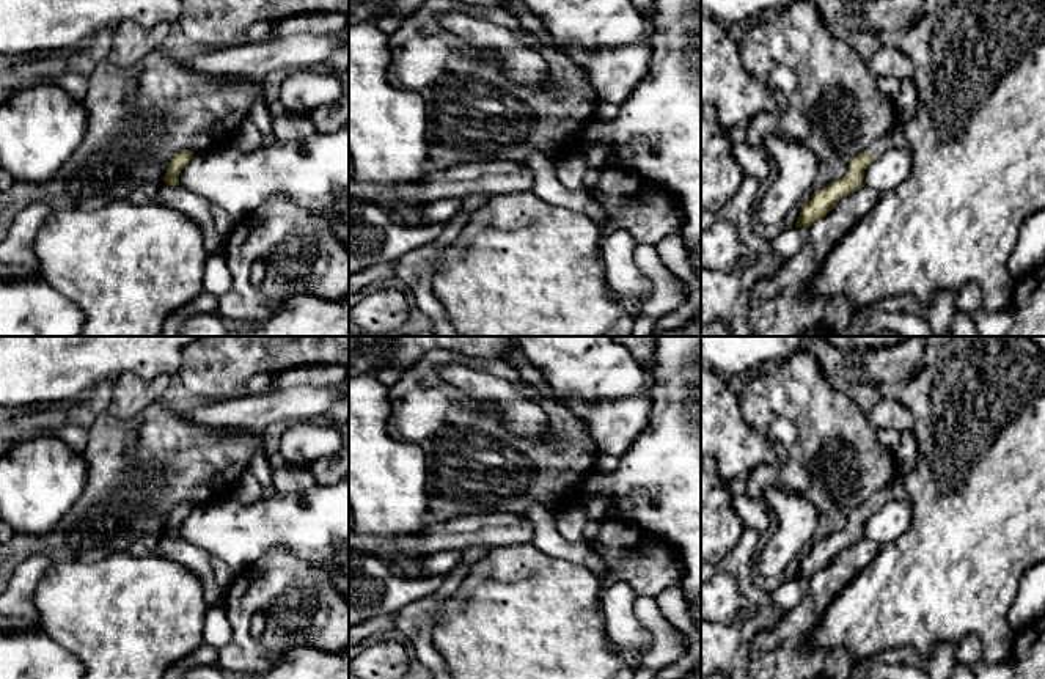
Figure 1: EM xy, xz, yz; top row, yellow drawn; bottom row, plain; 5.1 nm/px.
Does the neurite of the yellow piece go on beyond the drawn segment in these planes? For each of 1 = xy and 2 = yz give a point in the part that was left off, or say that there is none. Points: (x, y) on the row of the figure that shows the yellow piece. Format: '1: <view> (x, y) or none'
1: none
2: yz (894, 139)

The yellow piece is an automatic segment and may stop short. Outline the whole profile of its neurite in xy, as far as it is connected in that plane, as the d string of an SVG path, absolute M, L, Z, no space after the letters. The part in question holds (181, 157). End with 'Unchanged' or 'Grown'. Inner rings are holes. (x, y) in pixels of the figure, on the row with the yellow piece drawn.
M178 151L167 168L163 181L168 185L179 185L178 176L181 170L192 160L192 157L193 157L193 152L190 151Z. Unchanged

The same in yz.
M900 124L877 138L866 151L858 154L849 165L844 178L828 184L827 189L814 192L811 200L800 209L797 228L811 226L814 222L823 218L841 198L864 187L864 170L874 162L875 157L888 149L902 149L911 154L911 145L904 135Z. Grown

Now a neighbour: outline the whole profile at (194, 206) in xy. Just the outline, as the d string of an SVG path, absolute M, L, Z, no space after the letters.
M160 181L135 187L130 192L129 201L135 204L157 203L182 212L200 226L207 255L223 255L226 237L215 229L211 214L212 206L203 196L181 185L168 185L165 181Z

